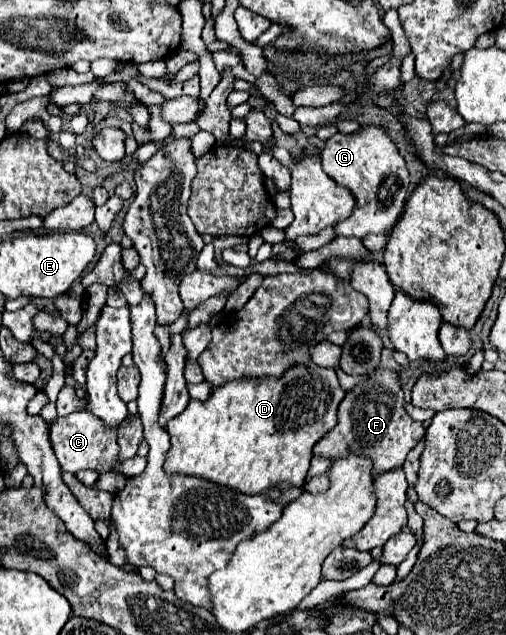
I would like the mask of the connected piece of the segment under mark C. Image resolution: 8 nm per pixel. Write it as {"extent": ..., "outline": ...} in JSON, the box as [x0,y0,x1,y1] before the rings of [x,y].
{"extent":[48,410,118,472],"outline":[[[86,410],[74,412],[66,418],[56,418],[54,422],[48,422],[48,434],[52,442],[52,450],[62,464],[64,470],[68,472],[80,472],[86,468],[92,468],[96,472],[112,472],[114,464],[118,462],[118,426],[116,428],[104,428],[102,420],[96,420]]]}

